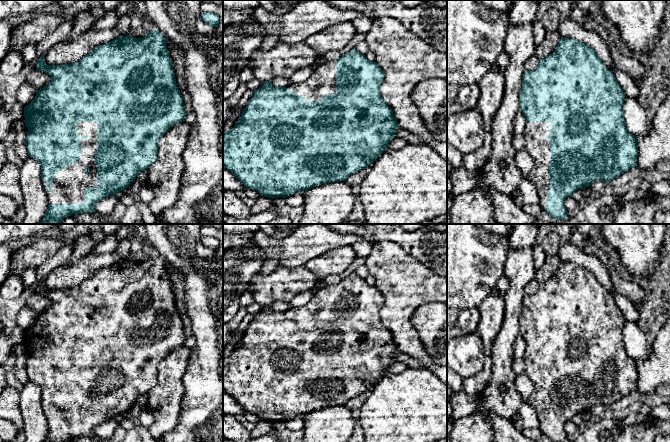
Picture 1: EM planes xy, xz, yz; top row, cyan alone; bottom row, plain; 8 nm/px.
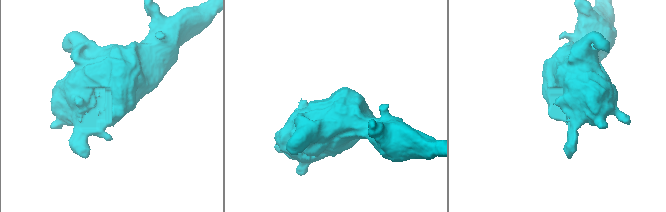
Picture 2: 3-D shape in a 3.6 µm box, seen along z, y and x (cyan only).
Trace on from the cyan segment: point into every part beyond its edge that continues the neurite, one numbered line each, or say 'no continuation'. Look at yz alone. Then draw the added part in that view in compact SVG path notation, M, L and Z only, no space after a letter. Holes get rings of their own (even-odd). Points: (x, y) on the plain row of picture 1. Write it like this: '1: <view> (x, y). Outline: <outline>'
1: yz (538, 371). Outline: M527 346L523 359L525 361L525 373L534 384L534 391L527 402L534 408L539 428L544 433L547 428L547 414L550 411L550 365L545 363L549 360L549 346Z

